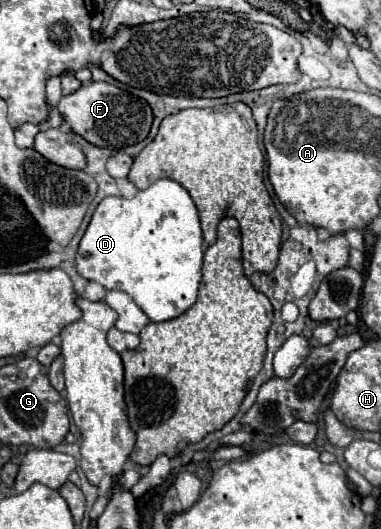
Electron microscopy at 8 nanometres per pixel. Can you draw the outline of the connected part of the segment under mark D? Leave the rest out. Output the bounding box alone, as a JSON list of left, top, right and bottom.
[75,179,203,321]

